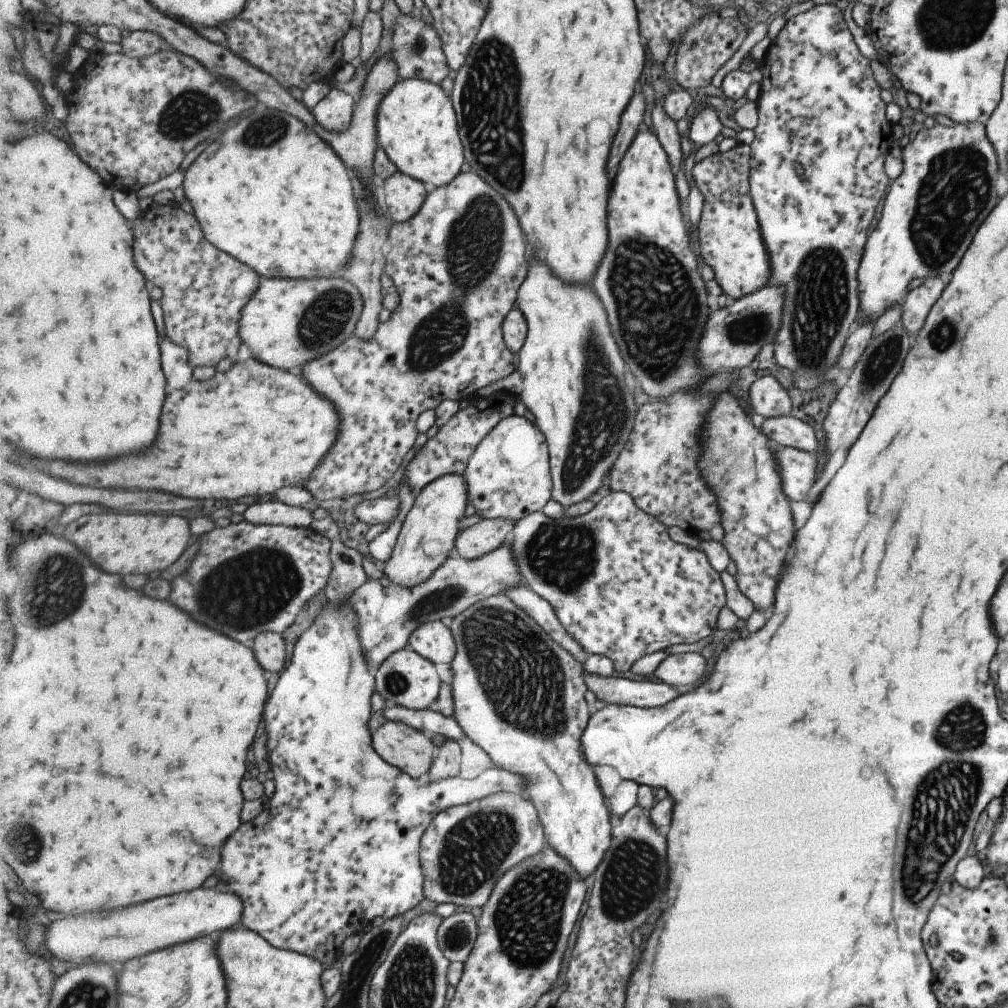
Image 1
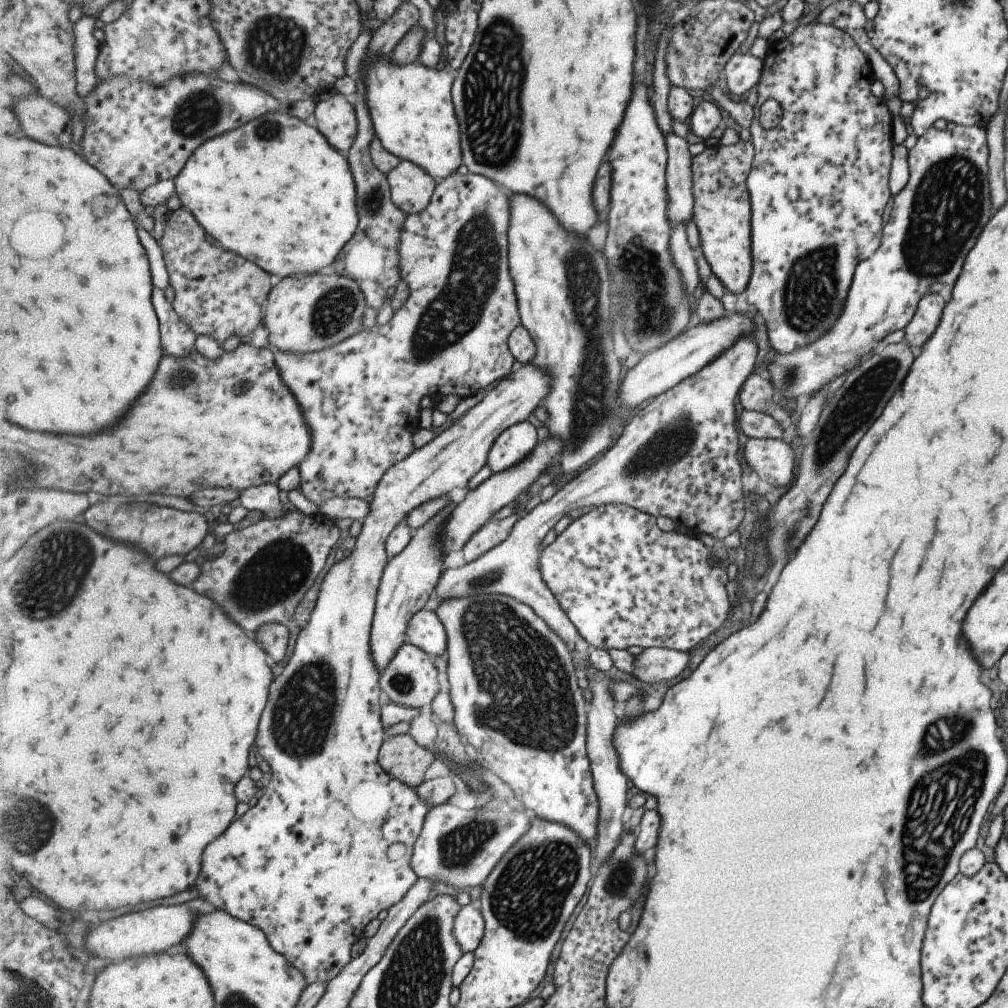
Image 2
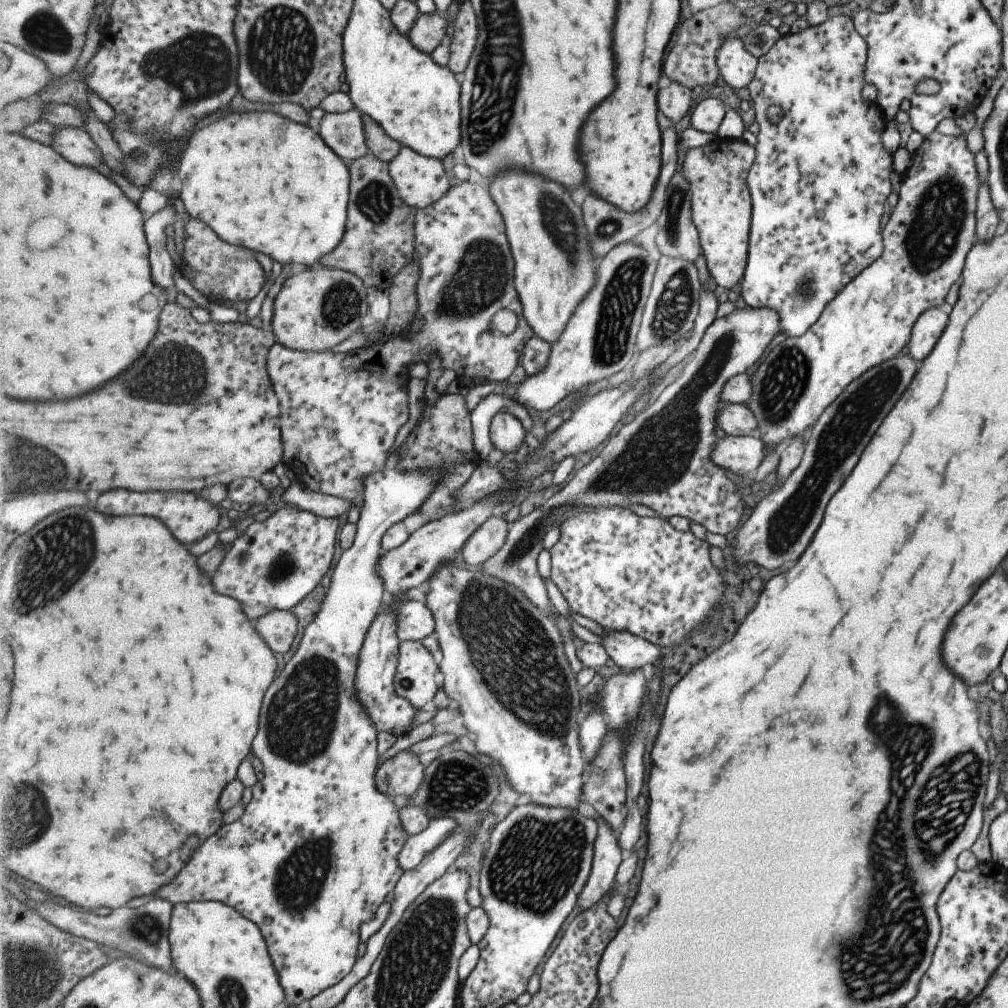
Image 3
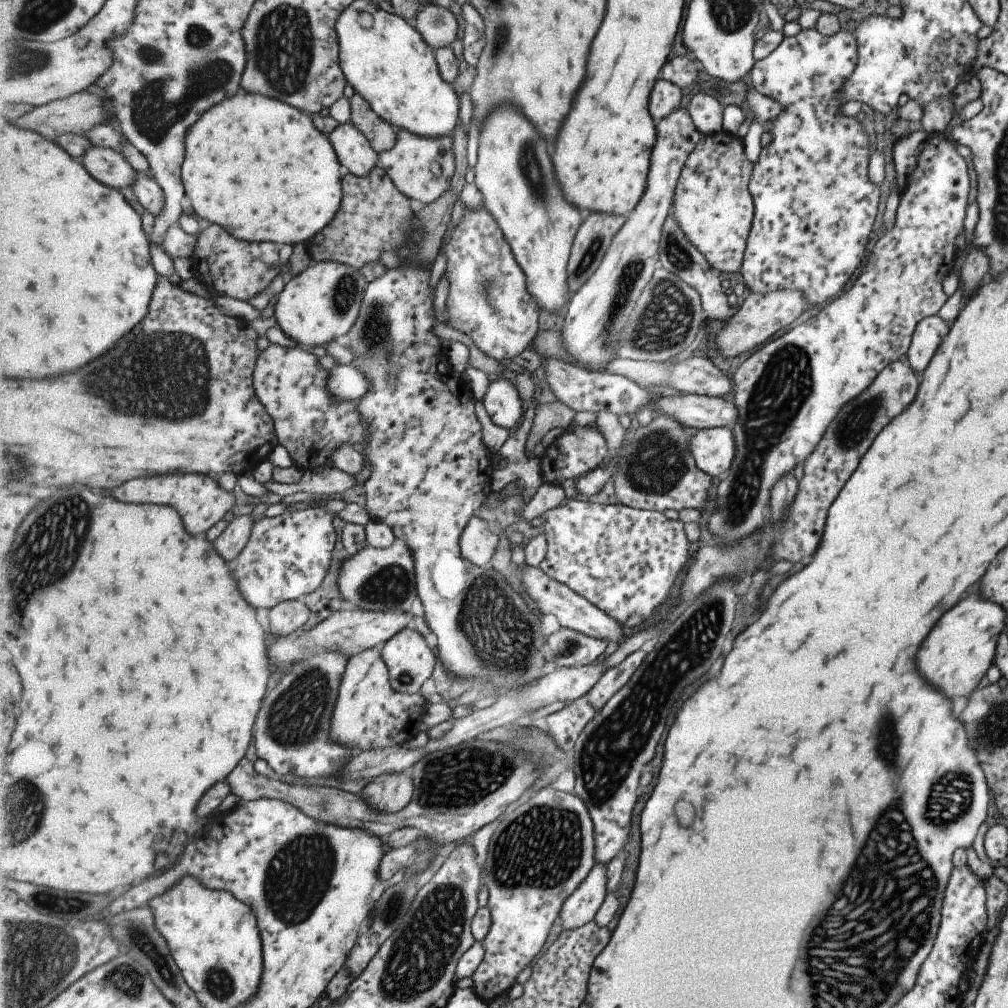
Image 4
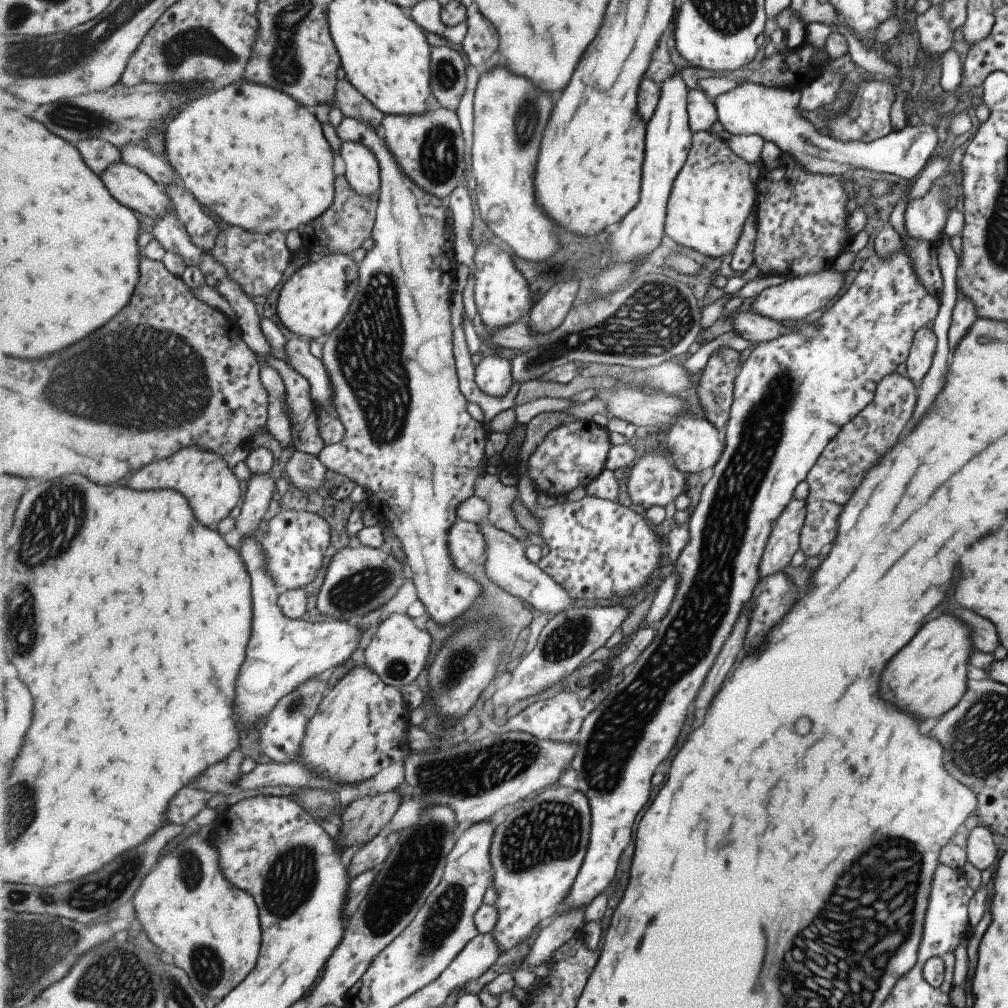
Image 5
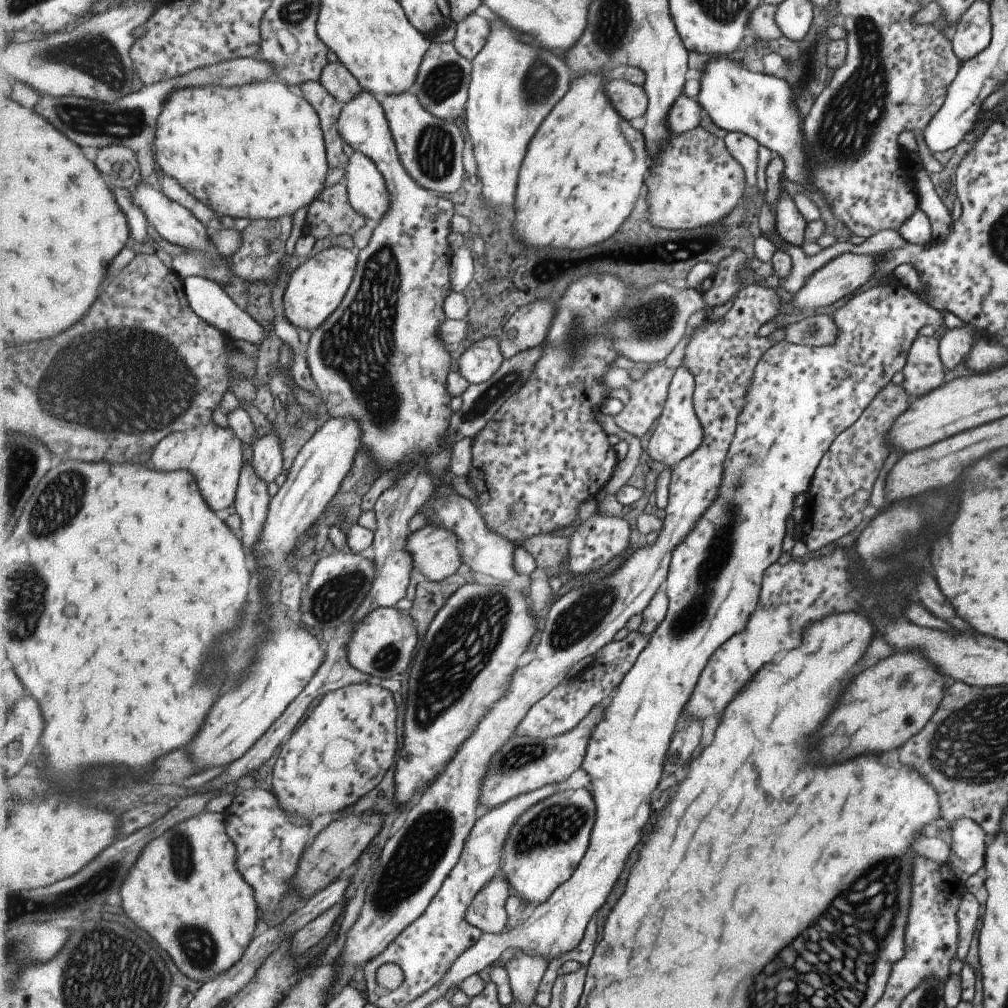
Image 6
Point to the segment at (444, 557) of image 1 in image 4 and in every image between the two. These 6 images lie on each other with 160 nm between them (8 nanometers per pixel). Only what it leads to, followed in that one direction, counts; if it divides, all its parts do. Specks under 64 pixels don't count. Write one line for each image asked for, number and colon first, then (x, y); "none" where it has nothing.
2: (411, 578)
3: (379, 658)
4: (370, 714)

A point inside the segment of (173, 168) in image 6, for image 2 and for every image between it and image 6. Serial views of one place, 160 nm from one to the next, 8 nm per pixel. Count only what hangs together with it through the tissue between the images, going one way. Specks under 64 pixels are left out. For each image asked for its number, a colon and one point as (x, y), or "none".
2: (276, 190)
3: (262, 181)
4: (261, 168)
5: (255, 156)

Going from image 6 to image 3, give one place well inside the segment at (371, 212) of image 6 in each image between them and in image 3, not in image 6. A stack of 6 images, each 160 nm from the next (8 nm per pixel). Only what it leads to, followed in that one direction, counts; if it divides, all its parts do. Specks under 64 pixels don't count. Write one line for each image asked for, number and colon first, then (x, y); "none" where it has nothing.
3: (345, 132)
4: (356, 153)
5: (363, 170)

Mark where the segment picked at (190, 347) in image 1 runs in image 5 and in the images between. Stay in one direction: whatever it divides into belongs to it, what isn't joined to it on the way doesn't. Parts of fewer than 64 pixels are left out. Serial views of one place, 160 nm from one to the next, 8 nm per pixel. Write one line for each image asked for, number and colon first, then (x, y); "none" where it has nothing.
2: (217, 292)
3: (218, 269)
4: (234, 267)
5: (256, 261)

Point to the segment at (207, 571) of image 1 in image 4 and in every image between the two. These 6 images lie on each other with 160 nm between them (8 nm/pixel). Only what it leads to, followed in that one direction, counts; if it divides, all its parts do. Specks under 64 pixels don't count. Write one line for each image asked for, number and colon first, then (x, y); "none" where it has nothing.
2: (266, 569)
3: (276, 563)
4: (288, 556)

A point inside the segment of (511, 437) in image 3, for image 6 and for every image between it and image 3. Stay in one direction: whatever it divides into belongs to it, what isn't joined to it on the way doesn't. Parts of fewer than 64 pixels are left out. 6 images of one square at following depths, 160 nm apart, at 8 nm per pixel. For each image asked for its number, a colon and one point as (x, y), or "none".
4: (502, 401)
5: (494, 375)
6: (482, 360)

